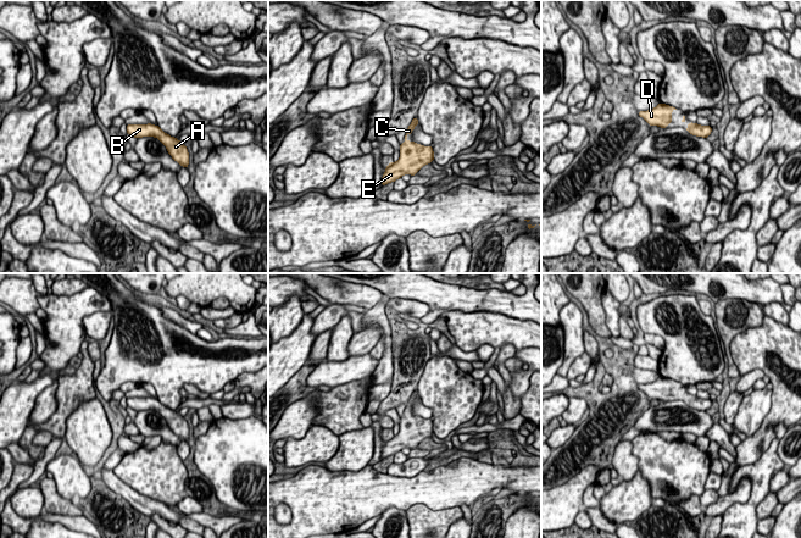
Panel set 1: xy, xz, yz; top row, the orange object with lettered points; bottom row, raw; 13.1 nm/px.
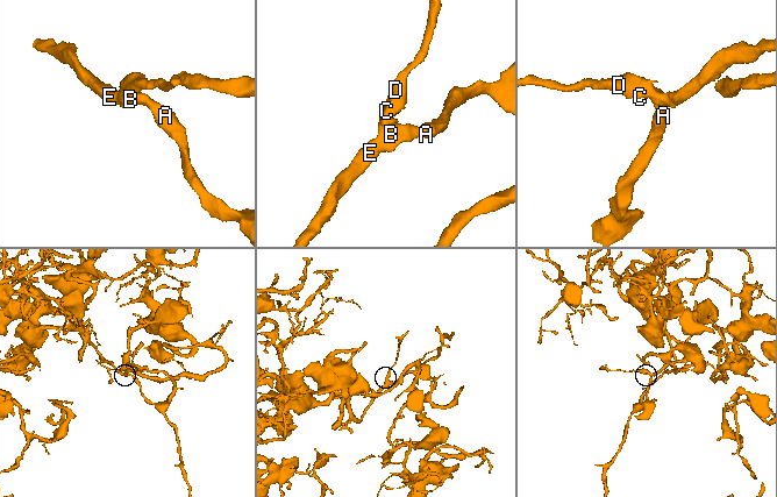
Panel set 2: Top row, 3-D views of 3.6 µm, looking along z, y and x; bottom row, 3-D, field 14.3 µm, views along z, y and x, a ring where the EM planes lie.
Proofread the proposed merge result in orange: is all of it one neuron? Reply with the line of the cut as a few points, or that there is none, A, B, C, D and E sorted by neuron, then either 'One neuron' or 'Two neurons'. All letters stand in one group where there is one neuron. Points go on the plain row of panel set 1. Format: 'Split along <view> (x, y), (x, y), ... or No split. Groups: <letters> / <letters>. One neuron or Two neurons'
No split. Groups: A B C D E. One neuron

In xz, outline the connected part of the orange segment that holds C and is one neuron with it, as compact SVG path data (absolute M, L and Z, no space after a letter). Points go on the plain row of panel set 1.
M415 390L406 403L405 415L400 417L400 432L396 436L386 438L385 445L382 450L382 459L395 455L404 448L415 449L424 438L432 437L434 433L432 418L423 420L407 414L407 409L412 406L418 396L418 392Z

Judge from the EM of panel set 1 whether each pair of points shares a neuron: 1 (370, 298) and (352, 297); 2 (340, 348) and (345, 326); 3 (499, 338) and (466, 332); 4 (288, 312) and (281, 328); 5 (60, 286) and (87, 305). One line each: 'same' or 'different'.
1: same
2: same
3: same
4: same
5: different

